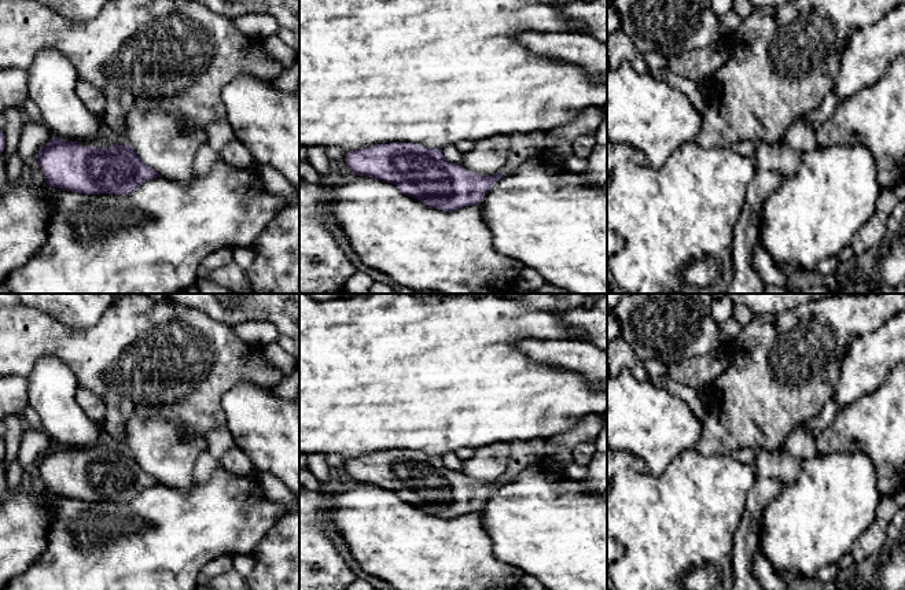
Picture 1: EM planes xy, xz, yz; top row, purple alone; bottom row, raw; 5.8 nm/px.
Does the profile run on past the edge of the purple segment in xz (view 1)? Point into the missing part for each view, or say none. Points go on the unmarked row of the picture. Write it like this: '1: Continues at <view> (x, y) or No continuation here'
1: Continues at xz (522, 453)

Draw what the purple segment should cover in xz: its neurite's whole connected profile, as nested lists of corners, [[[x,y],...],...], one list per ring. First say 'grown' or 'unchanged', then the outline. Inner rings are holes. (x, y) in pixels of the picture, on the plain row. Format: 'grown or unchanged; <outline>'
grown; [[[542,438],[509,442],[508,465],[494,483],[470,479],[463,472],[446,468],[442,457],[413,450],[375,451],[346,460],[345,468],[352,482],[391,490],[426,513],[453,519],[481,512],[499,486],[511,482],[545,456],[547,443]]]

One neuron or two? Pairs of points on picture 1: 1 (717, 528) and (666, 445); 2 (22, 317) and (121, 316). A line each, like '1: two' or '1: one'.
1: two
2: one

